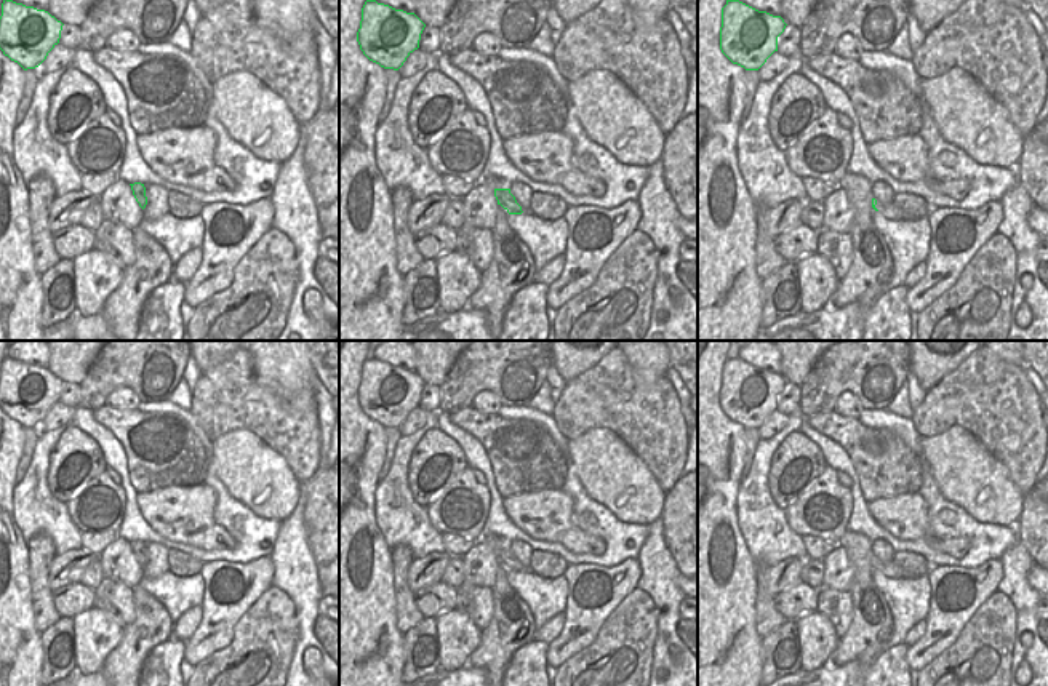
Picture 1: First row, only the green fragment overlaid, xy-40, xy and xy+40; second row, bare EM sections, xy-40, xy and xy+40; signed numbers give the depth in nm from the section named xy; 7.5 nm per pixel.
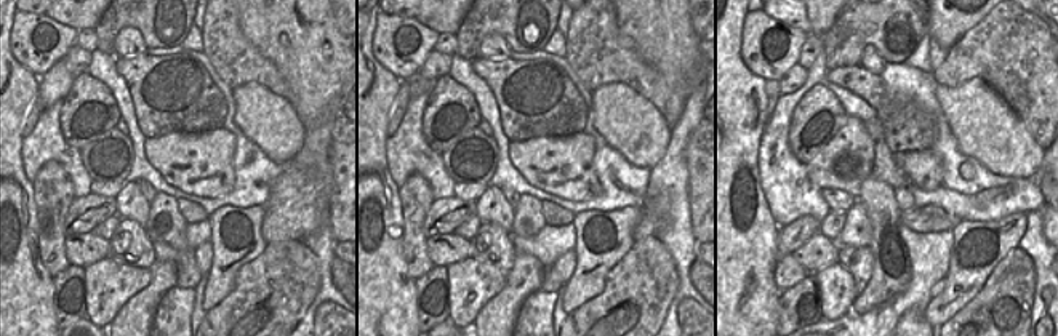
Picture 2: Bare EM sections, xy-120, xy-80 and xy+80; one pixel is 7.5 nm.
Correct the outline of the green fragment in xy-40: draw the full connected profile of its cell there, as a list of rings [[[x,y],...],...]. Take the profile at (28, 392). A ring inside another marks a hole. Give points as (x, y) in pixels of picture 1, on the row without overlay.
[[[3,358],[0,408],[24,429],[38,425],[59,401],[62,381],[45,368]]]

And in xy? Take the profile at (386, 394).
[[[366,358],[357,400],[363,413],[384,427],[398,429],[419,406],[426,382],[414,373]]]

